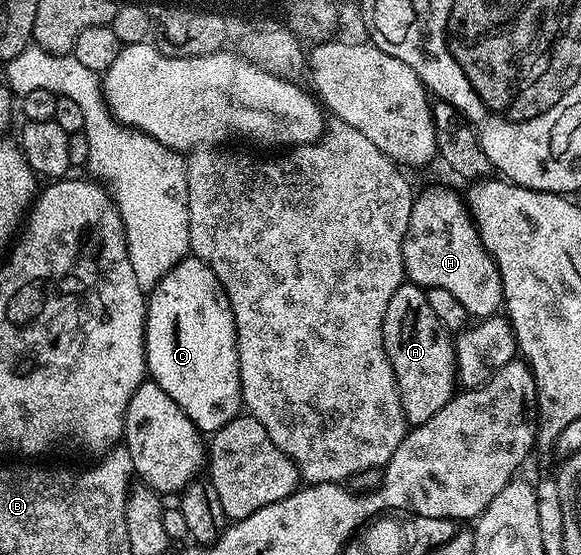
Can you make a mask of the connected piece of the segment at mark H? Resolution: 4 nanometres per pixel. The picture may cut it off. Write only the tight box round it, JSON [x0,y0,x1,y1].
[402,192,503,318]

